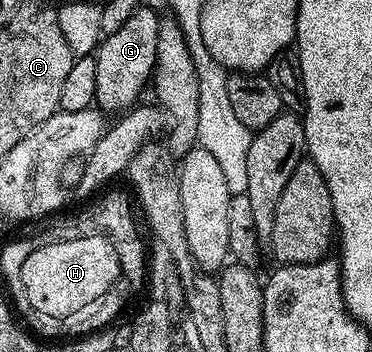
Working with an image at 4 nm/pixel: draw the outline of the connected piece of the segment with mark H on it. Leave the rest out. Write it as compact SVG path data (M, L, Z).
M83 235L61 239L57 243L46 245L32 253L33 259L28 257L25 266L25 287L27 295L33 299L33 304L43 313L51 316L66 316L90 304L95 298L100 297L111 289L113 282L121 275L119 253L115 253L115 245L102 235Z

